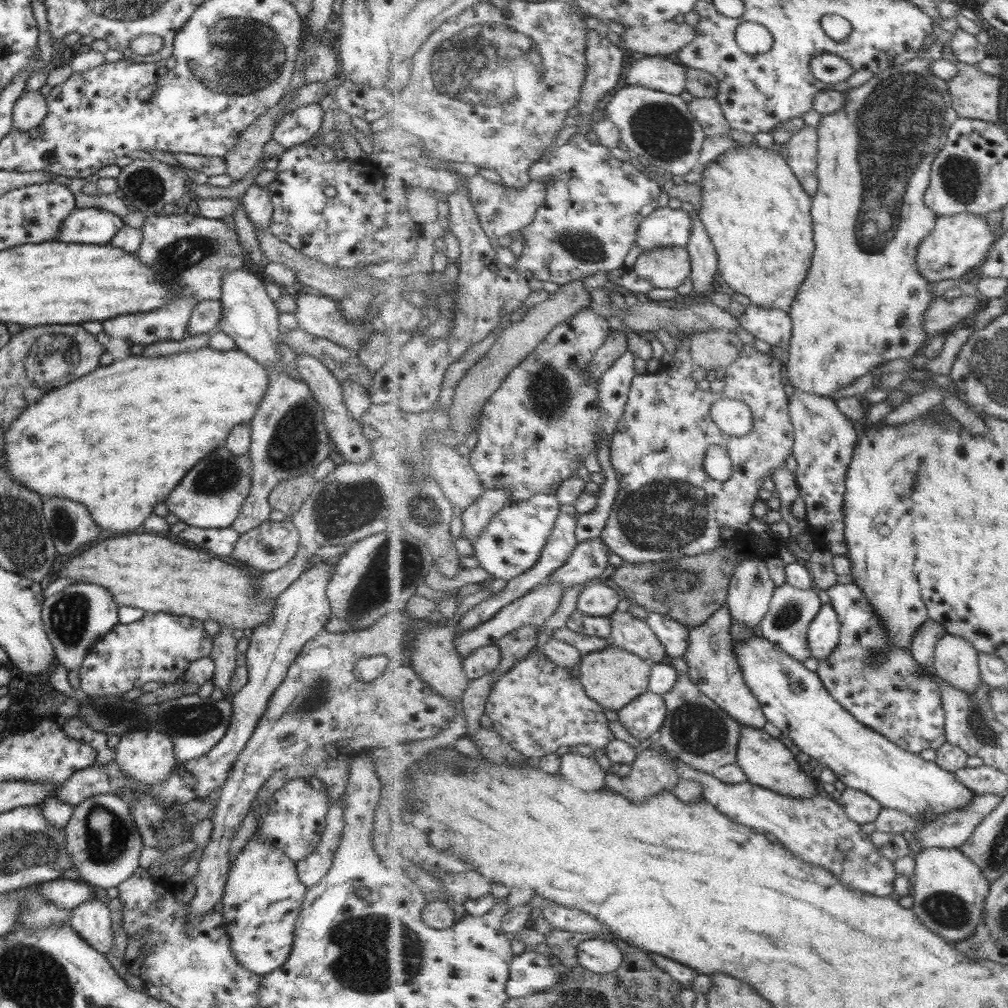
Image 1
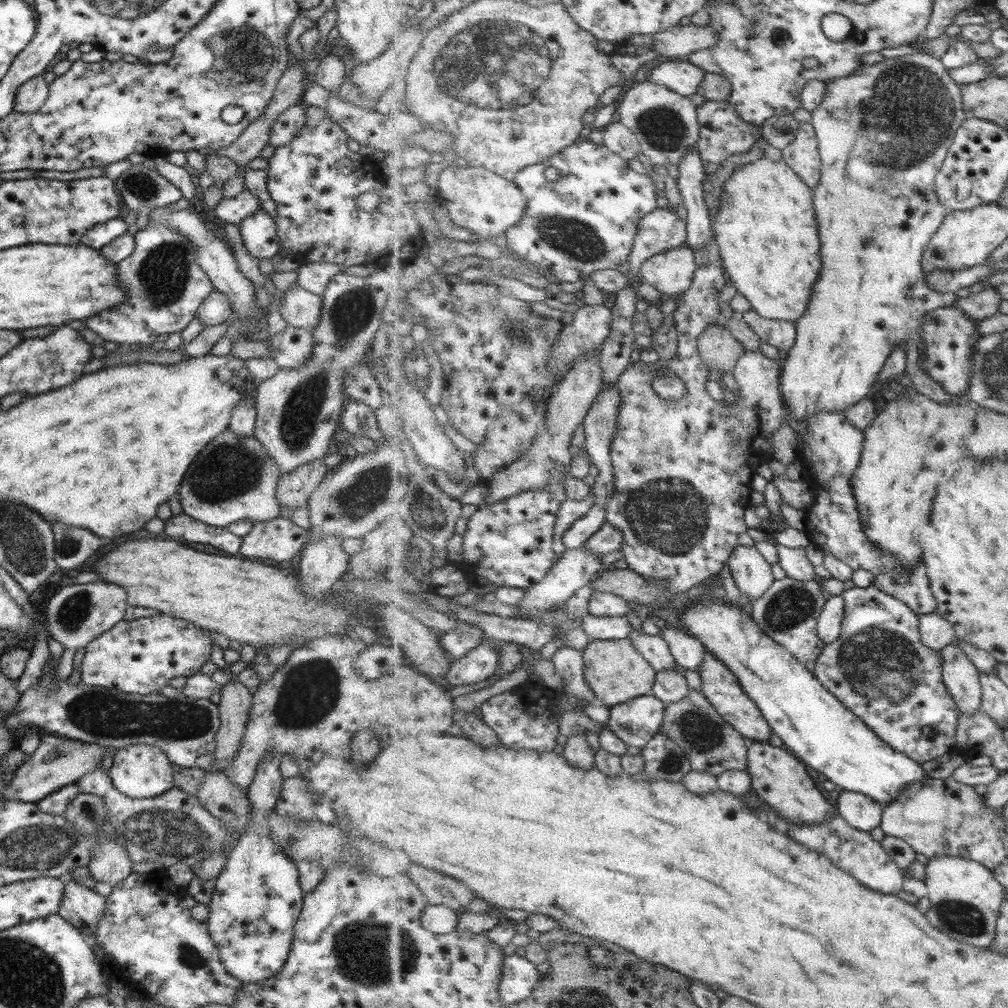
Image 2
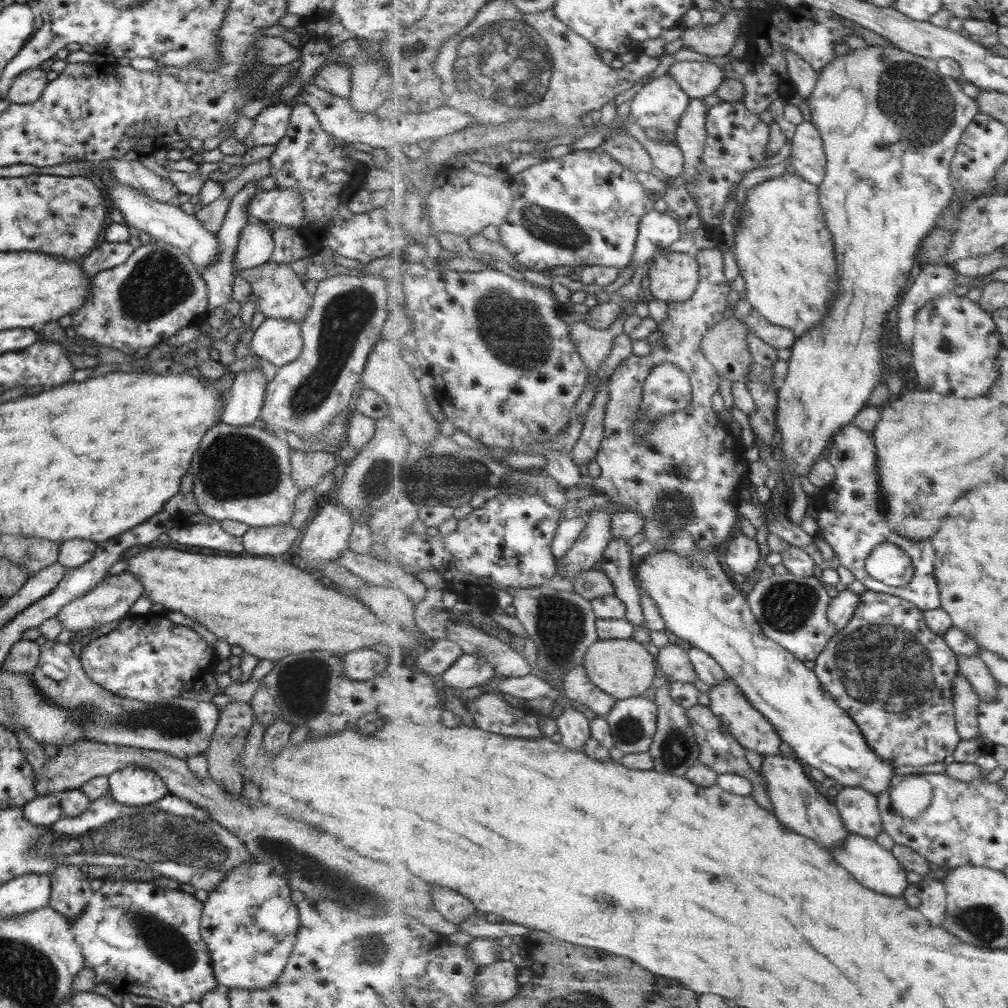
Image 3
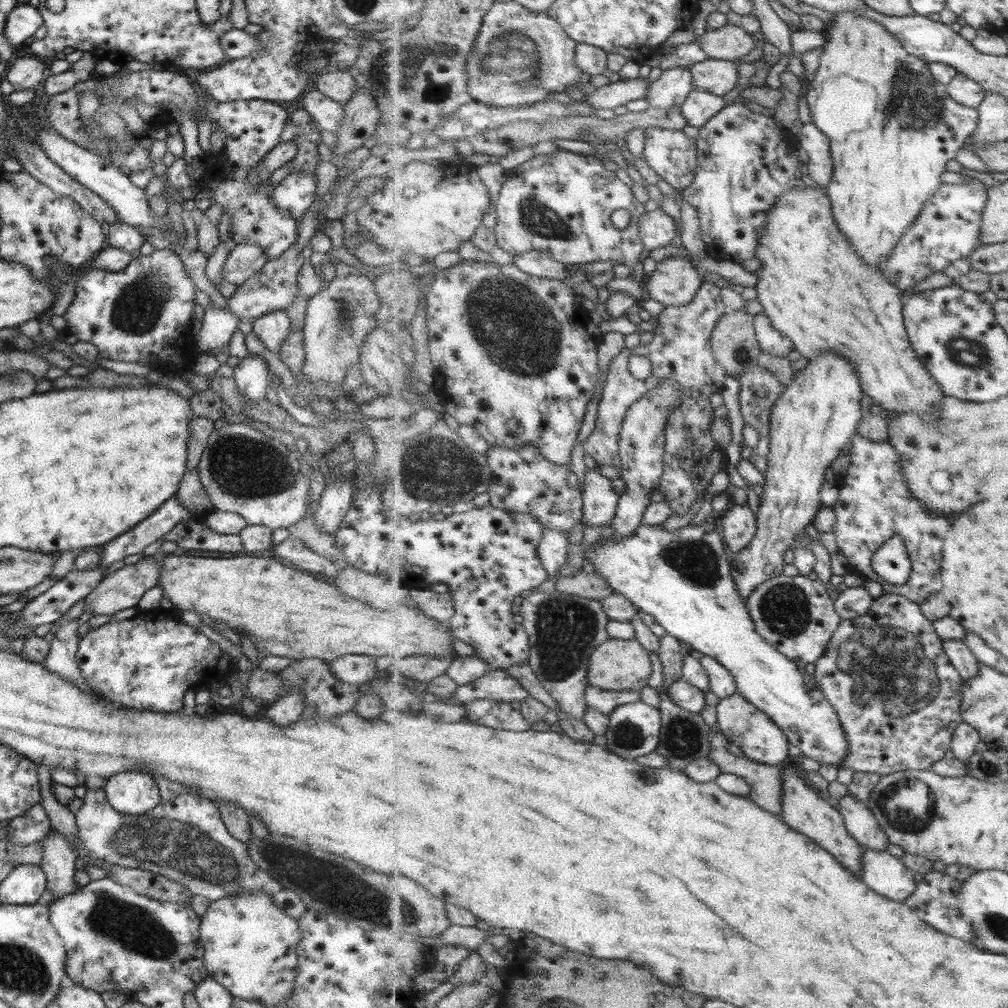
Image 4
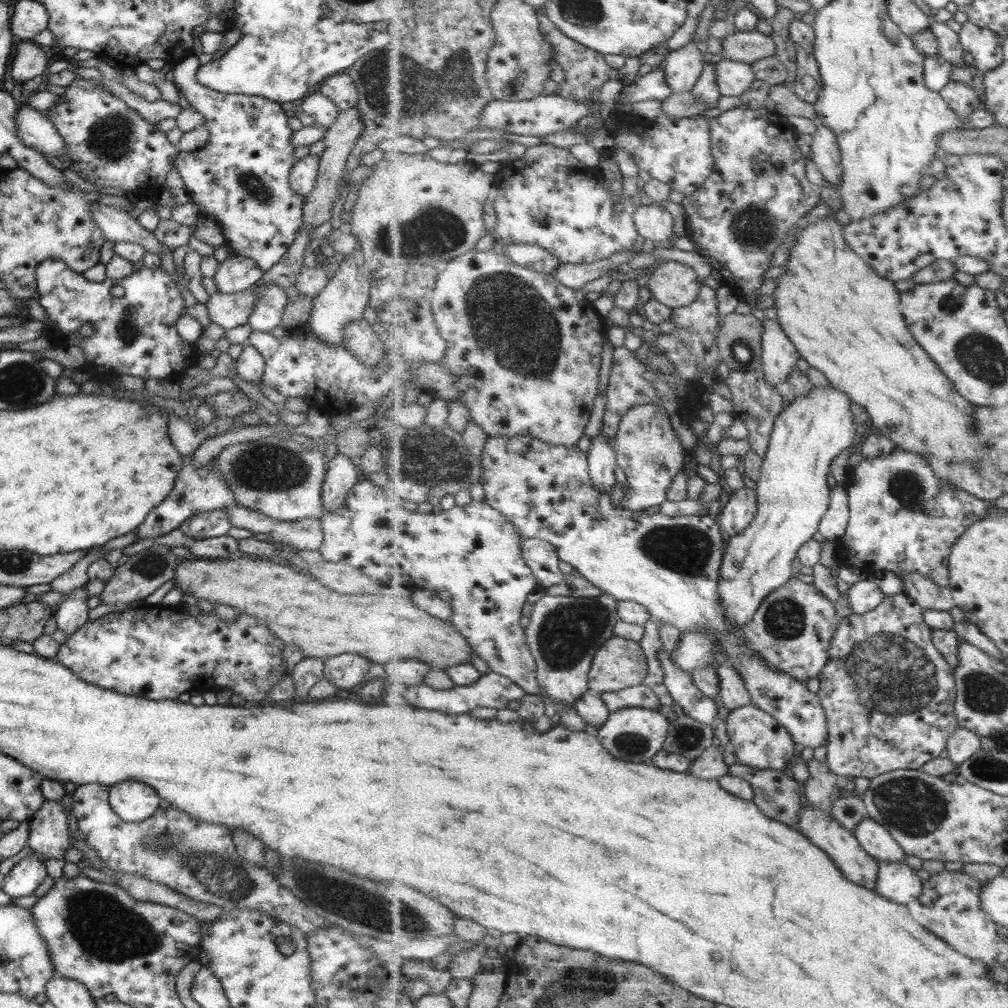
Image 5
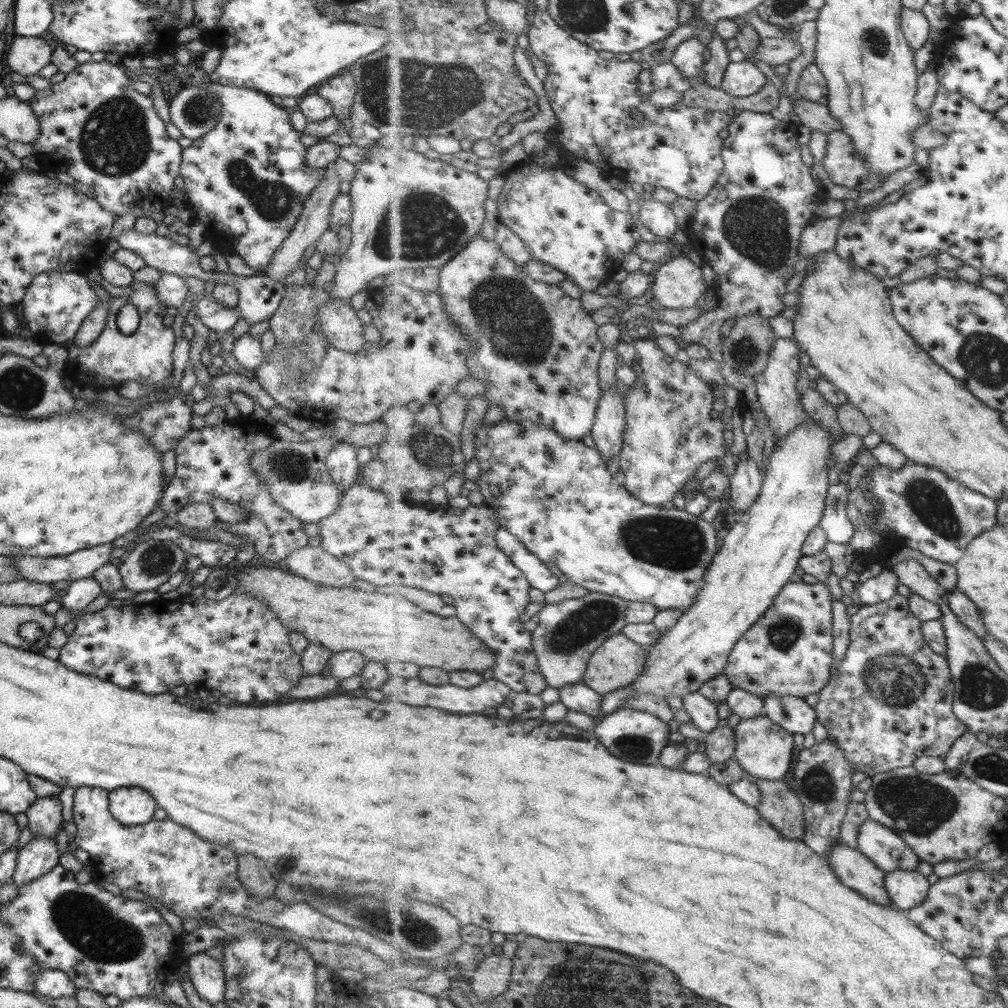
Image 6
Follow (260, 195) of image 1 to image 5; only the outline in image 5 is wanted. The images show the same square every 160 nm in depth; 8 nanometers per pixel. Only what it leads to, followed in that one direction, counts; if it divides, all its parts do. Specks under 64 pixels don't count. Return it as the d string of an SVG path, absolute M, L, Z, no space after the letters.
M234 255L219 263L212 279L219 293L233 294L254 286L263 273L250 258Z

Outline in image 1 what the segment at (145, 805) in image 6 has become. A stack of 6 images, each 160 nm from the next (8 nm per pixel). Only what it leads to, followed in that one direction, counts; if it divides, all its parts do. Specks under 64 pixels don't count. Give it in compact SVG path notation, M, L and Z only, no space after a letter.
M138 728L124 734L113 749L114 763L118 769L134 784L142 784L142 786L153 786L165 782L176 763L169 737L151 728Z

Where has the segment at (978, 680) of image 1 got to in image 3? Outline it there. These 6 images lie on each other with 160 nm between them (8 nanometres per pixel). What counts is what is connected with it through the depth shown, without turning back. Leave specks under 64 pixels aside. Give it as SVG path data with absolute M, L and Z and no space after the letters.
M958 671L957 680L954 680L956 690L956 721L957 730L962 739L973 740L980 734L978 723L978 708L982 703L973 685Z

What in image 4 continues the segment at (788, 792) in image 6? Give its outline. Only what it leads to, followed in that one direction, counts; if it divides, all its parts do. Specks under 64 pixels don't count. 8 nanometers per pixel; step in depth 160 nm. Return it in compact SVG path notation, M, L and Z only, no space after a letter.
M719 728L710 730L712 752L708 754L723 773L744 778L751 787L754 801L763 810L783 818L784 776L778 765L768 765L756 760L741 758L729 752L730 739Z

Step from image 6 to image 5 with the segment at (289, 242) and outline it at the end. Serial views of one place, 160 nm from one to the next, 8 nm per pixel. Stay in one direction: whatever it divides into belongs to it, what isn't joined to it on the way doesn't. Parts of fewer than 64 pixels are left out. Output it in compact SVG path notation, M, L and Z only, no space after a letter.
M354 108L338 111L335 120L325 128L322 136L325 149L319 157L317 176L314 178L313 188L303 198L300 228L316 227L329 220L332 202L338 198L338 184L343 171L345 171L347 157L361 131L362 124L360 118L358 118L358 112Z

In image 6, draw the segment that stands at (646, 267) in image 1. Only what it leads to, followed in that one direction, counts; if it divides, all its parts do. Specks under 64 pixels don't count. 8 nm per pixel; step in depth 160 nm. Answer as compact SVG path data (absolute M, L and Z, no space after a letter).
M679 255L656 268L649 297L666 308L683 310L697 307L708 289L701 265Z

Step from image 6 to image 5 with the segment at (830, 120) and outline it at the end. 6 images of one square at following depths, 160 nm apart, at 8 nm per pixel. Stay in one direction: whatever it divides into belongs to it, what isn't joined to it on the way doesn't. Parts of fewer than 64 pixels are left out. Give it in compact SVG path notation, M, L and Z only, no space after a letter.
M781 84L772 85L765 106L765 108L776 110L785 117L802 116L814 122L820 118L814 103L805 102L792 91L791 87L785 87Z

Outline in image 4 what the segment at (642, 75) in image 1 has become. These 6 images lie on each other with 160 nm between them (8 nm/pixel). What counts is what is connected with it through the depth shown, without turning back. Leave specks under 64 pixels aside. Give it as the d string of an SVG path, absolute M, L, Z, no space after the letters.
M706 58L691 65L695 89L711 91L717 96L725 96L735 90L740 82L739 65L735 61L724 61Z

